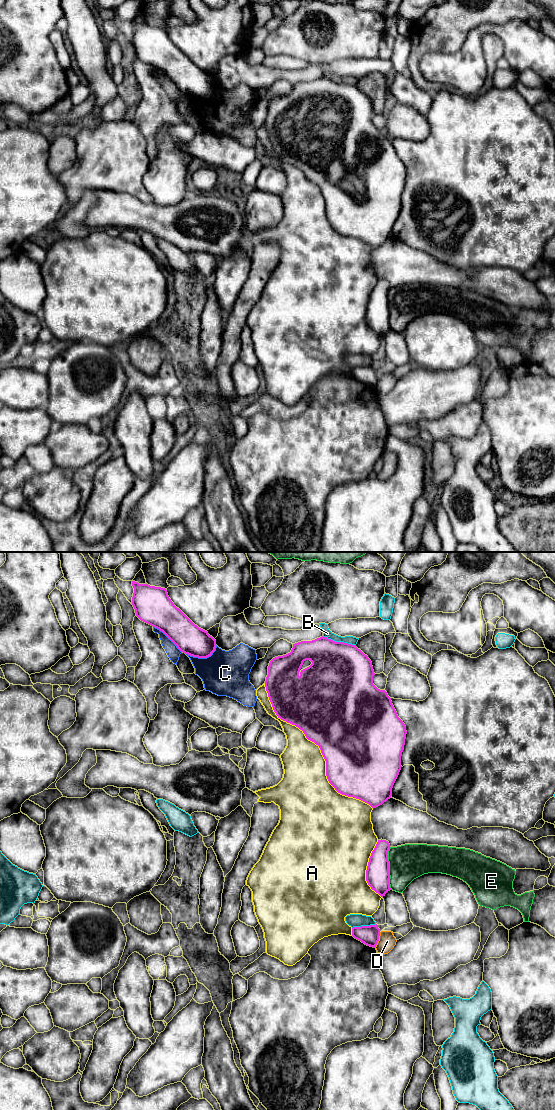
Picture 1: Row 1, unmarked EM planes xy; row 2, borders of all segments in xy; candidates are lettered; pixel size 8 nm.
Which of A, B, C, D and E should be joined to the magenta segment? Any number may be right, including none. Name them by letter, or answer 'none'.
none

